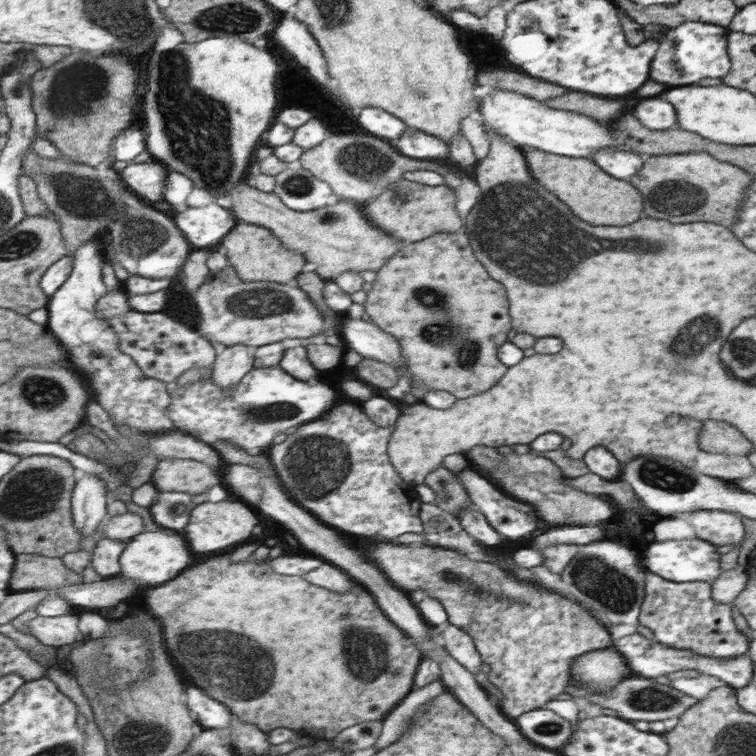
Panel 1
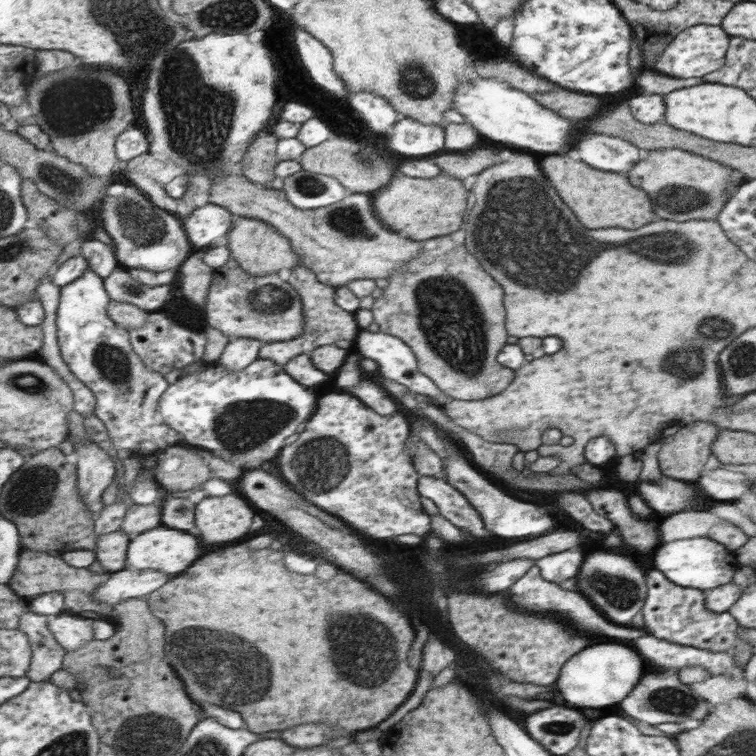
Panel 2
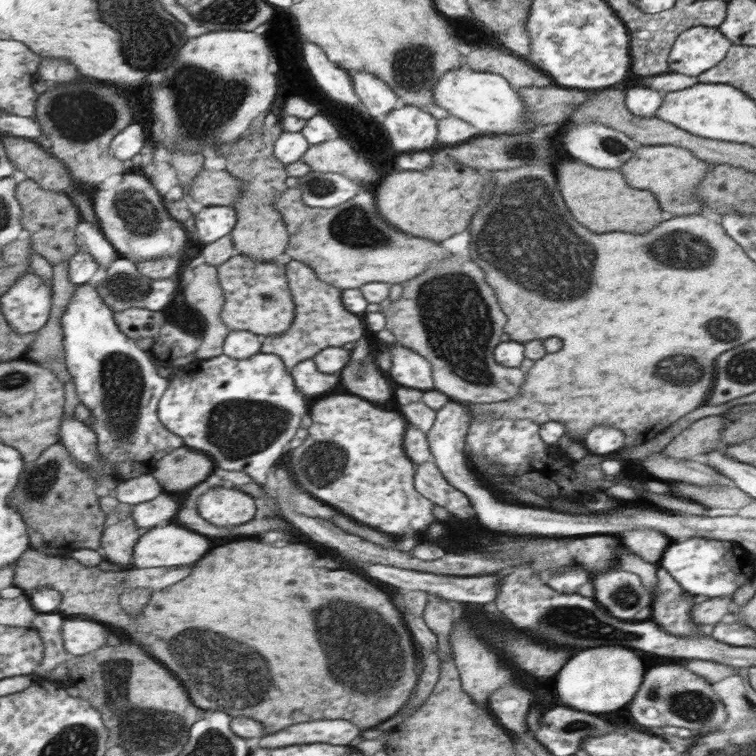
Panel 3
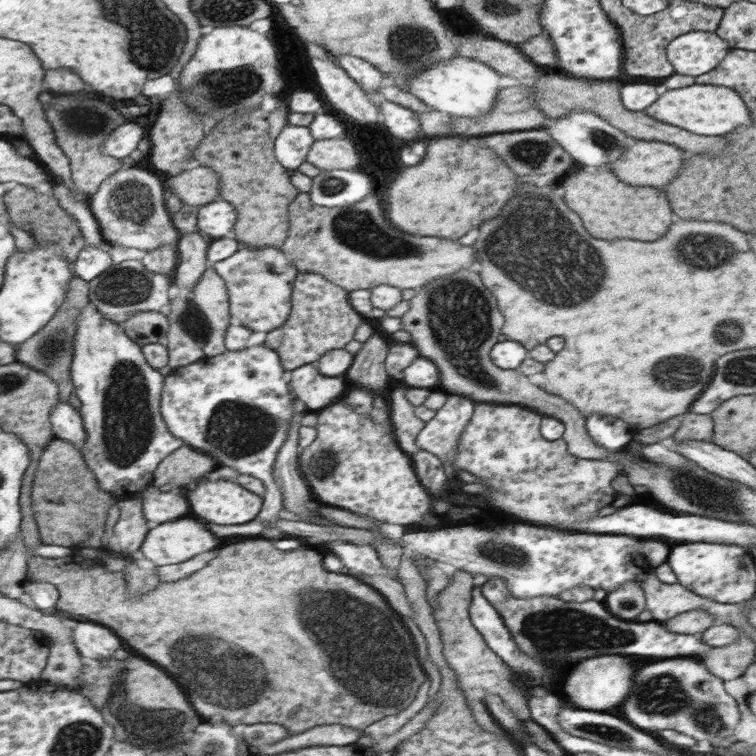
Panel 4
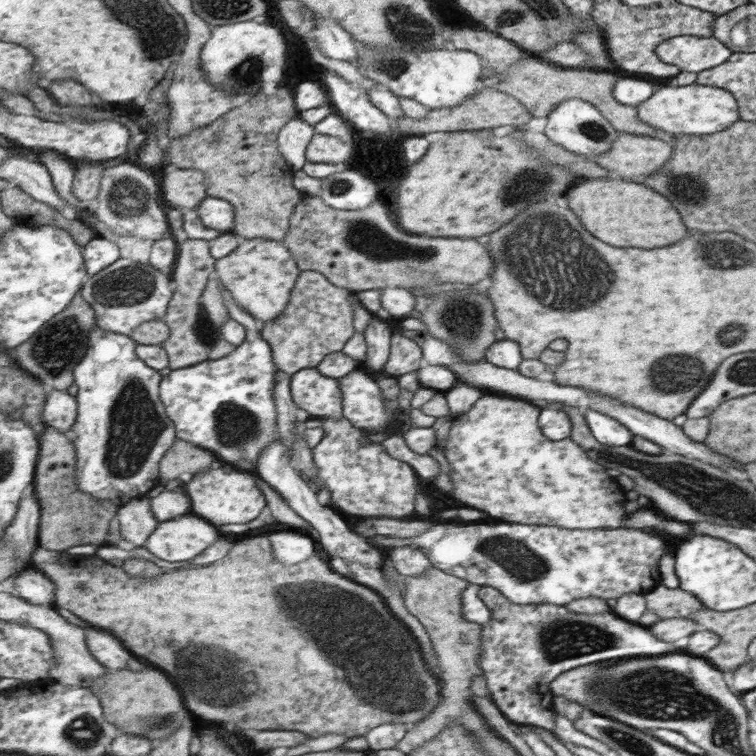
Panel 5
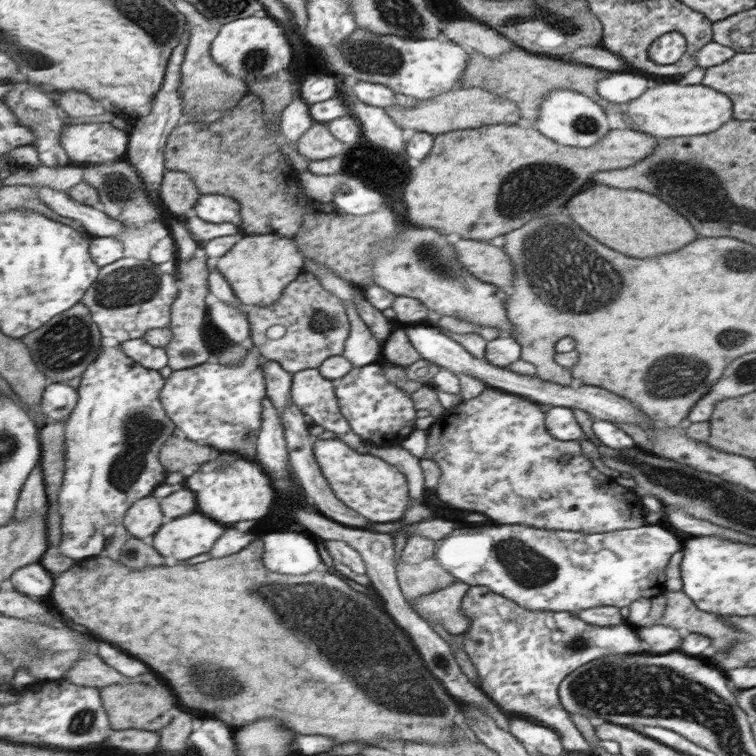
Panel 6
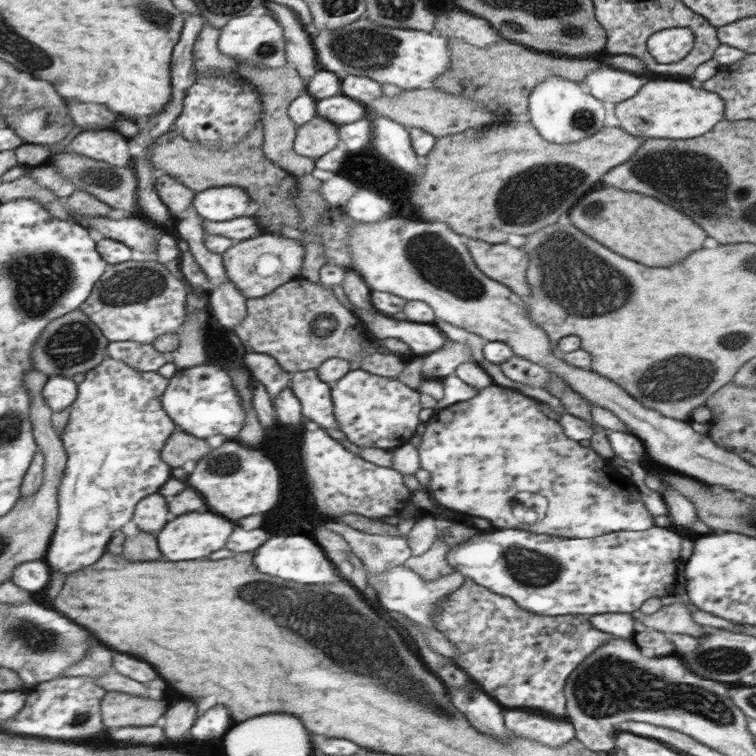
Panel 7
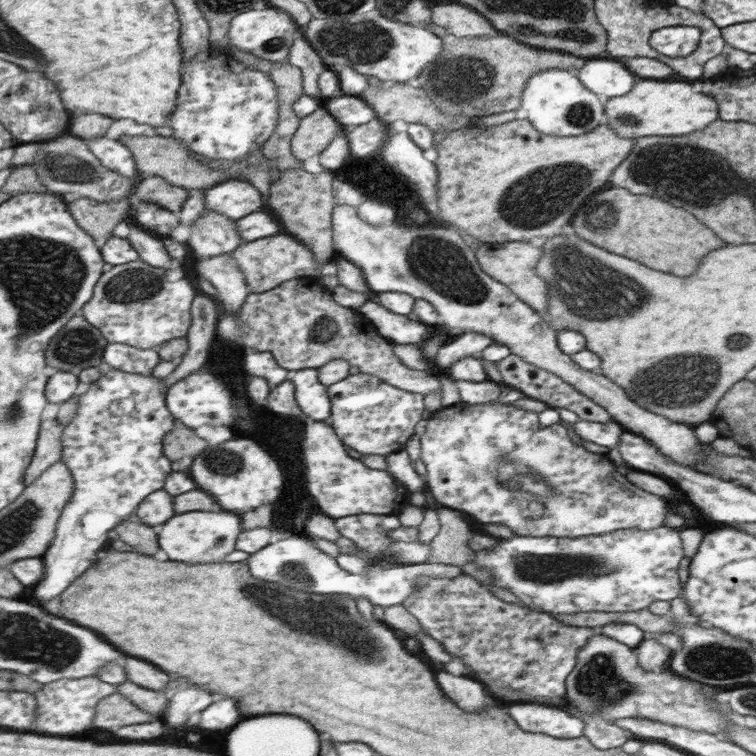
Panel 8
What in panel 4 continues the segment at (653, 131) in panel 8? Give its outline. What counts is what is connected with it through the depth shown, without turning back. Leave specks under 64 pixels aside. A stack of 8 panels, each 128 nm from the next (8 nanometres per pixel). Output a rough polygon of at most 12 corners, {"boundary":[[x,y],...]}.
{"boundary":[[691,84],[668,90],[648,116],[702,136],[753,120],[736,89]]}

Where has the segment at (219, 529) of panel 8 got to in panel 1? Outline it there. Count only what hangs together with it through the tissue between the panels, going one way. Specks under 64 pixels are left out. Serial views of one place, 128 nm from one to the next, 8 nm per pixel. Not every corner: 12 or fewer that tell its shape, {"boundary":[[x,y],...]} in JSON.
{"boundary":[[178,534],[126,542],[121,576],[156,588],[192,562]]}

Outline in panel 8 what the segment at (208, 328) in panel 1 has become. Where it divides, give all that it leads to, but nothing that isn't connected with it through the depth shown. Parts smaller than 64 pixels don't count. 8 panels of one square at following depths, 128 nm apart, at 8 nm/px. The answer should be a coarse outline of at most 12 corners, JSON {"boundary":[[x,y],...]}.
{"boundary":[[285,231],[230,253],[252,293],[321,274]]}

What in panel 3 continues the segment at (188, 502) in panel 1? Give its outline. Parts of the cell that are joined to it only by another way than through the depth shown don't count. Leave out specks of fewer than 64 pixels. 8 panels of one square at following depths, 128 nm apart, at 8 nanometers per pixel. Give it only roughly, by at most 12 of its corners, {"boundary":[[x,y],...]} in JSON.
{"boundary":[[180,508],[176,522],[214,538],[254,536],[284,528],[280,518],[252,518],[224,530],[208,524],[194,508]]}

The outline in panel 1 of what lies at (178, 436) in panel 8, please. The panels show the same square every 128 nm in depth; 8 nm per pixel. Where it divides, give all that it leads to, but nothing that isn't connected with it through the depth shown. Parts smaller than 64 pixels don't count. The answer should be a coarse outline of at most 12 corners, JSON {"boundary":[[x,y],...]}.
{"boundary":[[164,458],[153,472],[158,491],[205,497],[221,484],[196,460]]}

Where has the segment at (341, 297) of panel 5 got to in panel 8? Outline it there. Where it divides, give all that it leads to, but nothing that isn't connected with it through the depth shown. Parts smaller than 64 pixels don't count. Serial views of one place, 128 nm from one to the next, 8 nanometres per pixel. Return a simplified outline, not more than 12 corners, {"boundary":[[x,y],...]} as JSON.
{"boundary":[[317,276],[245,298],[242,345],[286,370],[343,358],[424,396],[440,378]]}

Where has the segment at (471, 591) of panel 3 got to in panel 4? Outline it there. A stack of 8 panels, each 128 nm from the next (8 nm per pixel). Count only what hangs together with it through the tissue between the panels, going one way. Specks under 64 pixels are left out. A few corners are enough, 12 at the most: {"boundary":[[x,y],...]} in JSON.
{"boundary":[[344,542],[338,558],[351,573],[395,578],[374,548]]}

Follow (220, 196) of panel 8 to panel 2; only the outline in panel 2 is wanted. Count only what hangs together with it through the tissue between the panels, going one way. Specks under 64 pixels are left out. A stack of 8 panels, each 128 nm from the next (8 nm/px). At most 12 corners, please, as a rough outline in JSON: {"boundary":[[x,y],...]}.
{"boundary":[[206,204],[184,217],[200,250],[222,239],[230,210]]}

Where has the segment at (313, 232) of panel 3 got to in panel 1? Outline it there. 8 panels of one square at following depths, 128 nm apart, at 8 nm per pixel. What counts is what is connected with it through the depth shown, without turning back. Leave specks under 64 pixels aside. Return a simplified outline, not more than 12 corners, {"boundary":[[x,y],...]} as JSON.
{"boundary":[[241,181],[243,223],[271,229],[325,281],[384,266],[396,240],[362,206],[297,212]]}

